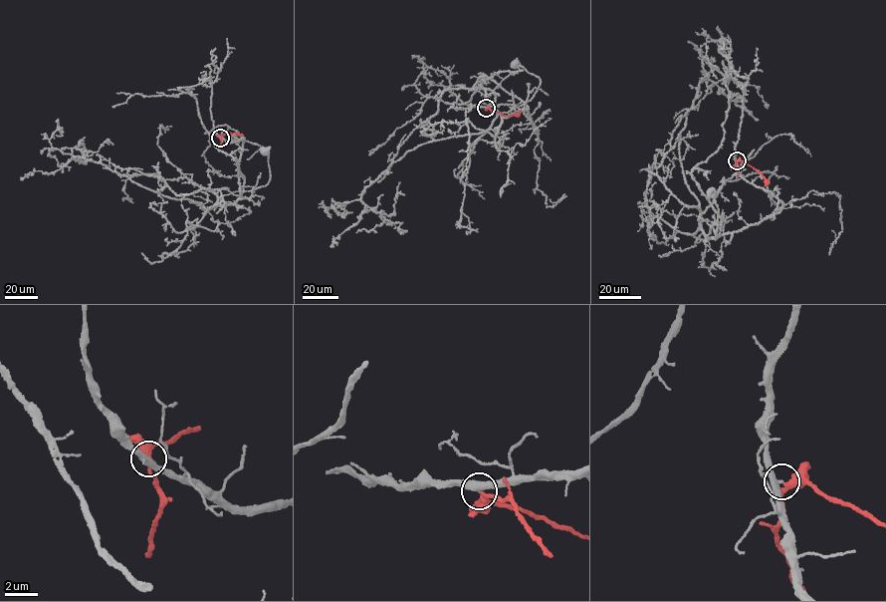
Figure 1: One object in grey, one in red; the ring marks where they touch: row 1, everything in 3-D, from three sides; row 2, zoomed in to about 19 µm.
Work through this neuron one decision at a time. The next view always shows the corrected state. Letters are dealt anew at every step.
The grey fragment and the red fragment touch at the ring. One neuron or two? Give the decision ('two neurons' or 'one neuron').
two neurons

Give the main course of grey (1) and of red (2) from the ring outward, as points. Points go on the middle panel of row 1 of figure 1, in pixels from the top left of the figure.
1: (486, 108), (515, 106), (538, 131), (526, 109), (500, 113), (531, 100), (539, 87), (540, 78), (516, 65)
2: (486, 108), (505, 116), (521, 111)

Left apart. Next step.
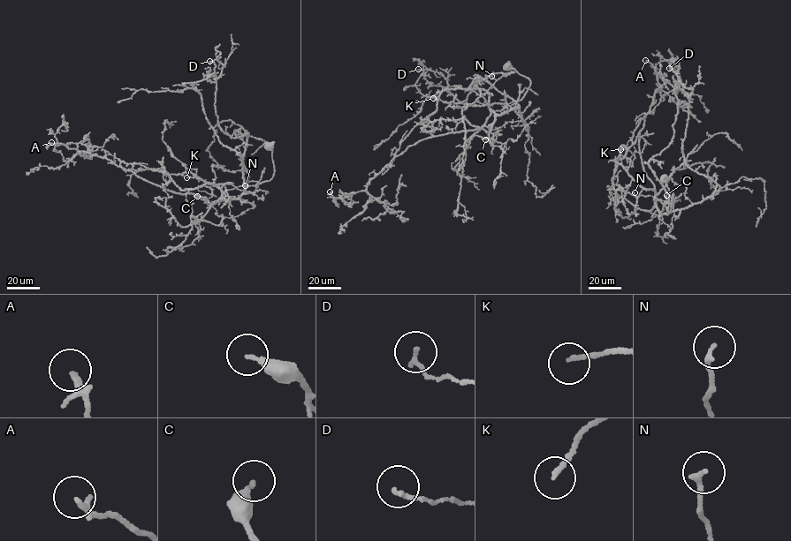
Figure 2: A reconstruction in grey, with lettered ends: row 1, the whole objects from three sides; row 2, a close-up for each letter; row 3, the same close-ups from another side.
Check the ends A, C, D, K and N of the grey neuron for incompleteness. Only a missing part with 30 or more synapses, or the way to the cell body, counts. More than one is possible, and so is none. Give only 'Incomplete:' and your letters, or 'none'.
Incomplete: none

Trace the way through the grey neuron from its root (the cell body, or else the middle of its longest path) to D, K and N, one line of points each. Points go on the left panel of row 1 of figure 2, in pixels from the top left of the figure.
D: (269, 146), (272, 178), (222, 198), (243, 194), (248, 133), (219, 126), (224, 65), (209, 61)
K: (269, 146), (274, 174), (268, 181), (223, 191), (223, 185), (232, 184), (209, 184), (195, 177), (186, 177)
N: (269, 146), (274, 165), (270, 179), (221, 189), (228, 183), (245, 191), (245, 185)

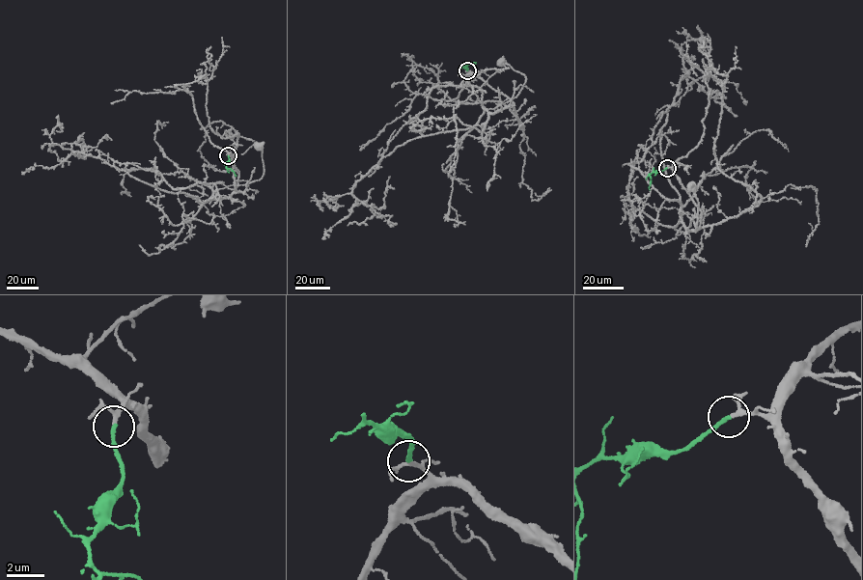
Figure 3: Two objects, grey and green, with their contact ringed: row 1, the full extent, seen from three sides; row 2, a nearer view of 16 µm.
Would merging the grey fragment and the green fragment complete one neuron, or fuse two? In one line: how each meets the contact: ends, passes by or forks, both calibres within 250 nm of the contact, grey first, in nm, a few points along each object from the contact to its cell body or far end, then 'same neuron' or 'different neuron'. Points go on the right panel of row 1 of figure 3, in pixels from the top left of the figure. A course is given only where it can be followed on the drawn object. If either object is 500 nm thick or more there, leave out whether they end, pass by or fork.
grey passes by; green ends there; 170 nm thick on the grey side, 200 nm on the other; grey runs (667, 167), (700, 209), (701, 225), (688, 230), (681, 210), (694, 220), (696, 232), (698, 200), (692, 187); green runs (667, 167), (650, 174), (650, 189); same neuron

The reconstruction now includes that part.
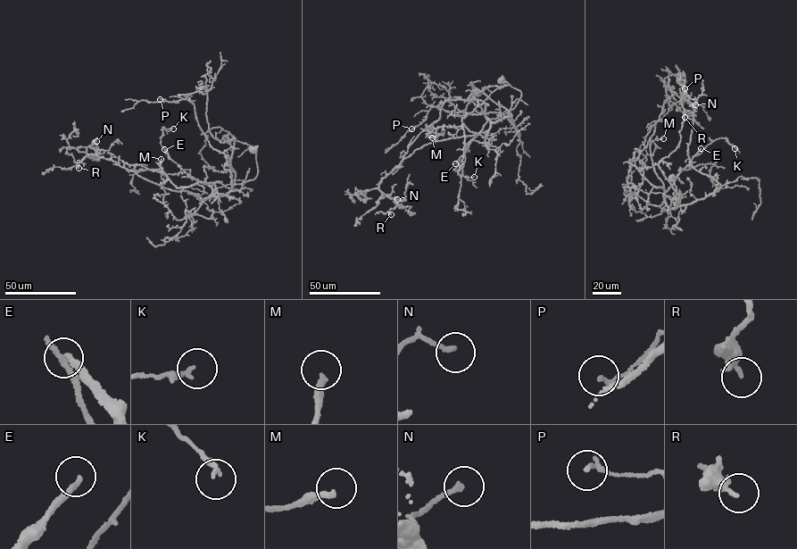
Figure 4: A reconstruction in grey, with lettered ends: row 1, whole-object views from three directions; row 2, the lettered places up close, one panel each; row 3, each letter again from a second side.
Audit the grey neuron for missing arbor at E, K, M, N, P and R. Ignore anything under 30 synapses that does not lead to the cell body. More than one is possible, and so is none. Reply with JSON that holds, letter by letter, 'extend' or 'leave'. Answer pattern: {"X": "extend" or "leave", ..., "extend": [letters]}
{"E": "extend", "K": "leave", "M": "leave", "N": "leave", "P": "leave", "R": "leave", "extend": ["E"]}

